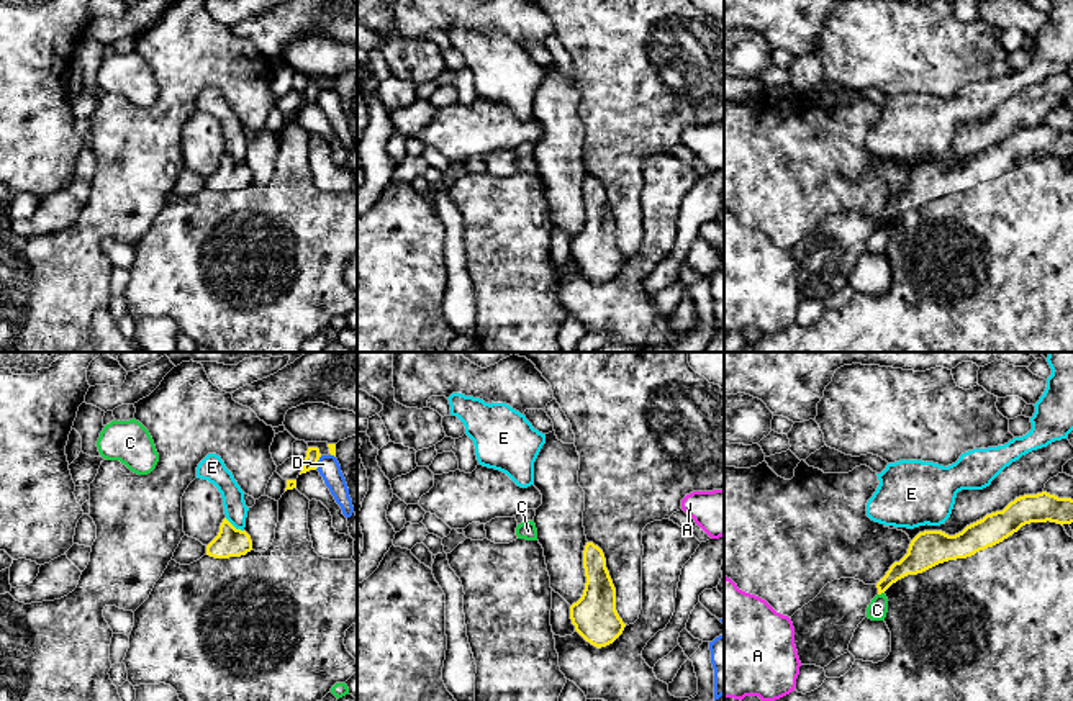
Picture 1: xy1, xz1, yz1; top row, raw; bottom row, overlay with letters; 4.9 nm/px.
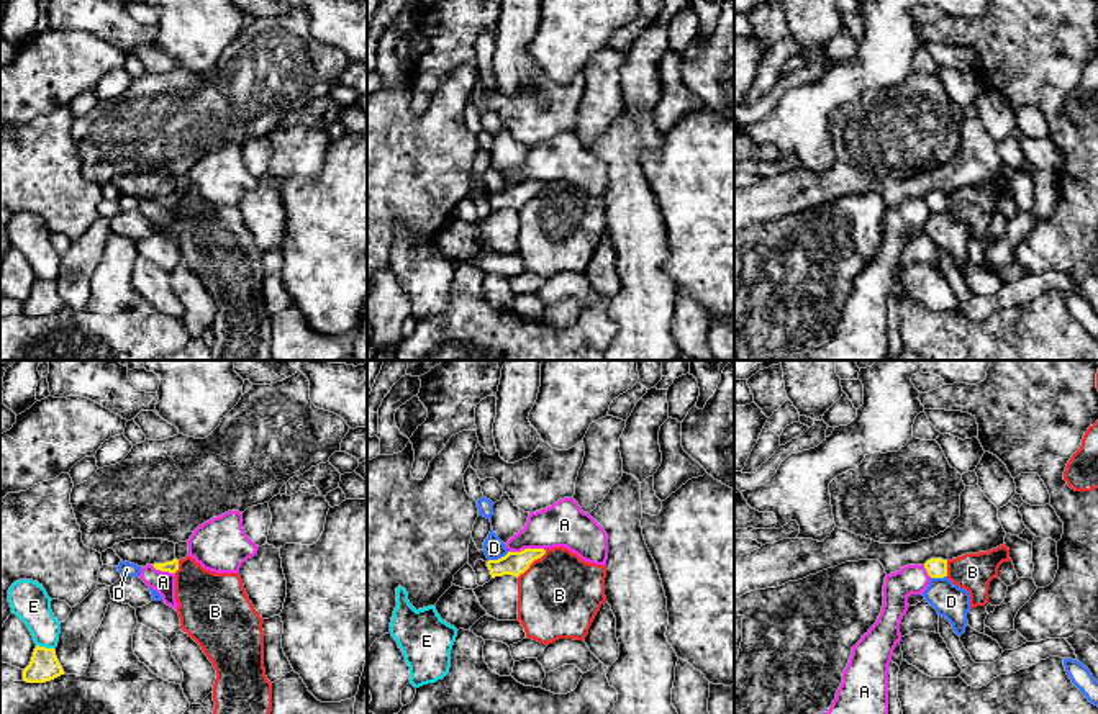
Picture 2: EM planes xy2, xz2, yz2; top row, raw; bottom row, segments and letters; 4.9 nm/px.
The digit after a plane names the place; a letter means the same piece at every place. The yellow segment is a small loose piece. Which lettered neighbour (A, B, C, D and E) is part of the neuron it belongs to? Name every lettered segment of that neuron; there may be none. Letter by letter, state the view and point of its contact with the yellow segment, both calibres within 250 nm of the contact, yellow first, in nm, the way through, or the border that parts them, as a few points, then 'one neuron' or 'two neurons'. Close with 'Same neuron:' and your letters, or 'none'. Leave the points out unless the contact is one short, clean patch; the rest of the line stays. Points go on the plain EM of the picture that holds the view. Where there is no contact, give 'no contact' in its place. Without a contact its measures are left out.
A: xz2 (526, 182) | 120/220 nm | along xz2 (544, 182), (508, 185) | two neurons
B: xz2 (531, 195) | 120/400 nm | along xz2 (546, 184), (517, 210) | two neurons
C: yz1 (880, 226) | 130/100 nm | two neurons
D: xz2 (499, 192) | 120/100 nm | two neurons
E: xy1 (233, 159) | 140/110 nm | two neurons
Same neuron: none

